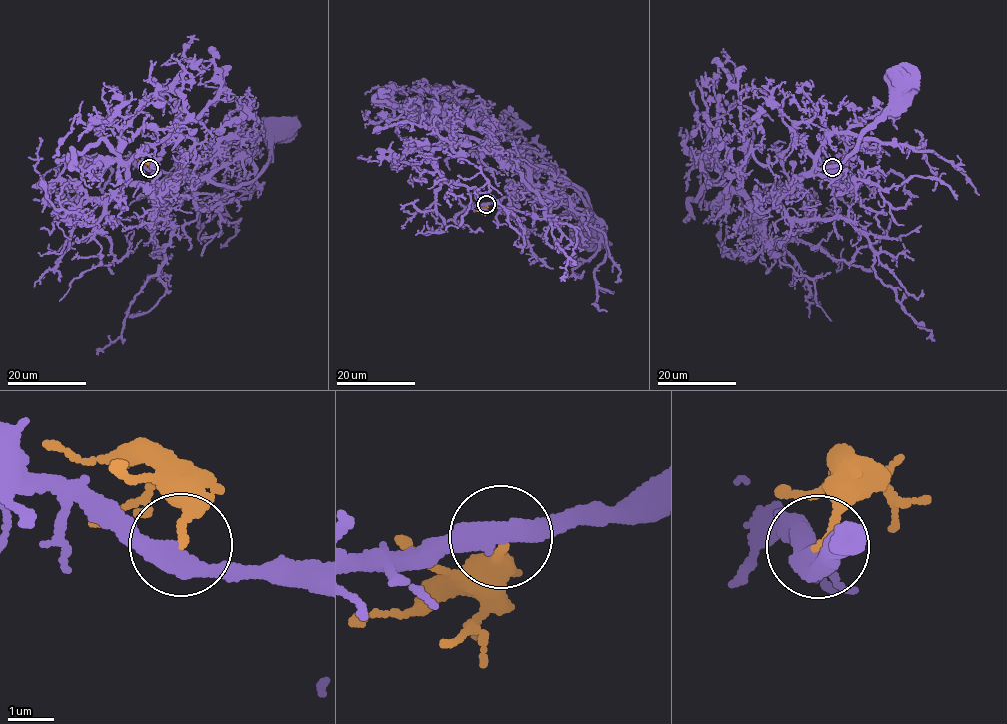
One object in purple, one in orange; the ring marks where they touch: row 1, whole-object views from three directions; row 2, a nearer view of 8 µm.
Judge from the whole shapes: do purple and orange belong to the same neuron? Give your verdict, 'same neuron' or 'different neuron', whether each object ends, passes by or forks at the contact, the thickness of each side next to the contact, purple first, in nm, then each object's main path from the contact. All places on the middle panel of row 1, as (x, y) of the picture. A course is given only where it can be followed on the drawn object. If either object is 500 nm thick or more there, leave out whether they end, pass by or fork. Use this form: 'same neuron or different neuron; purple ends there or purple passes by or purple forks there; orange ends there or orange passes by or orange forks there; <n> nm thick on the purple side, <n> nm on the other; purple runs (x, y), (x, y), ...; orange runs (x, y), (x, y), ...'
same neuron; purple passes by; orange ends there; 400 nm thick on the purple side, 160 nm on the other; purple runs (486, 204), (520, 197), (529, 167), (550, 168), (584, 191), (595, 240), (587, 237); orange runs (486, 204), (473, 212)

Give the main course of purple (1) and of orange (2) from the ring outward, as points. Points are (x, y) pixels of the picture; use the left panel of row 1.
1: (149, 169), (184, 177), (194, 185), (209, 180), (234, 187), (246, 185), (269, 156), (278, 130), (273, 132)
2: (149, 169), (148, 163), (137, 159)

